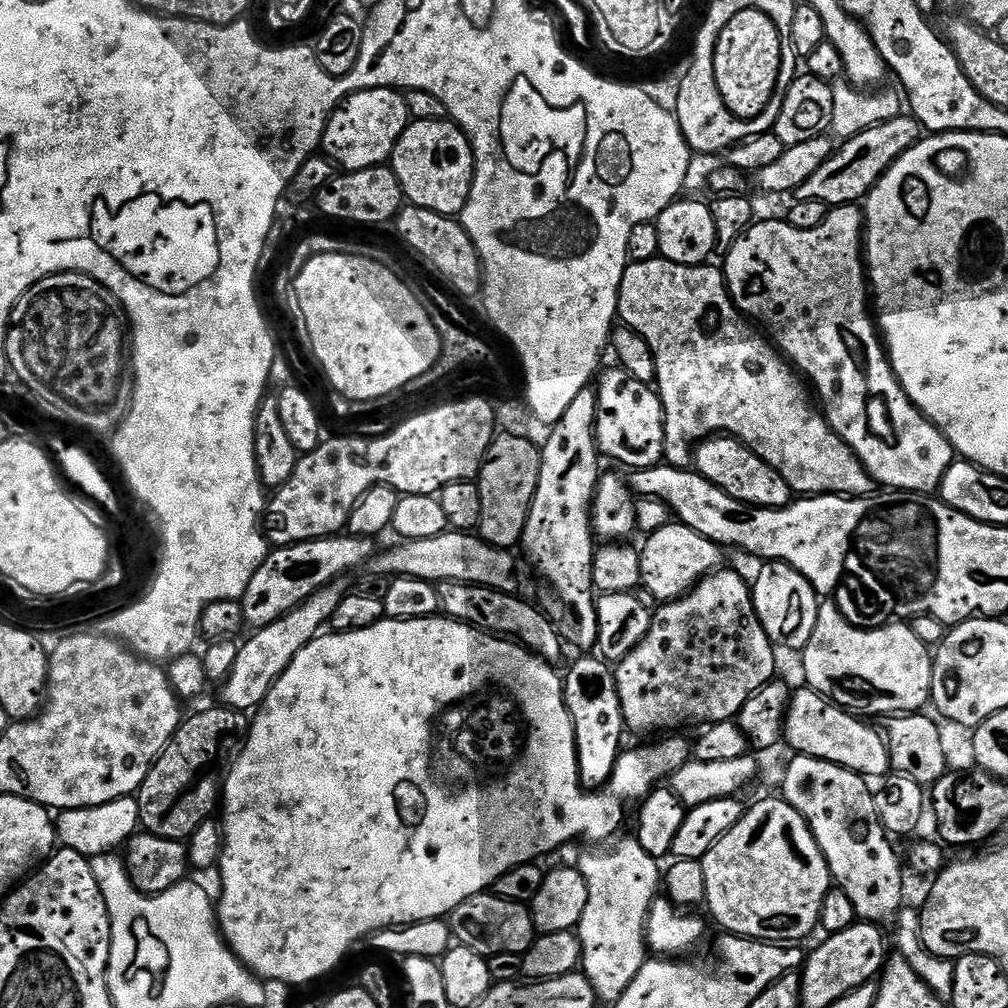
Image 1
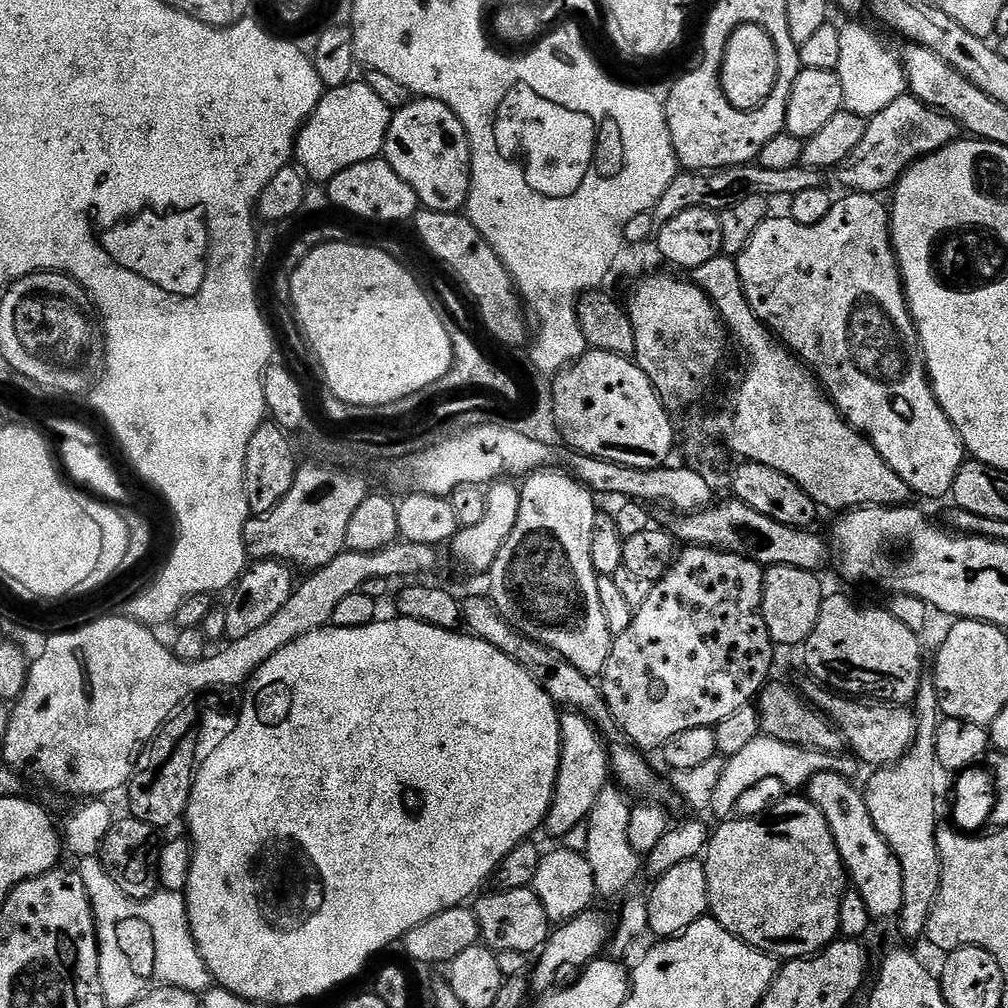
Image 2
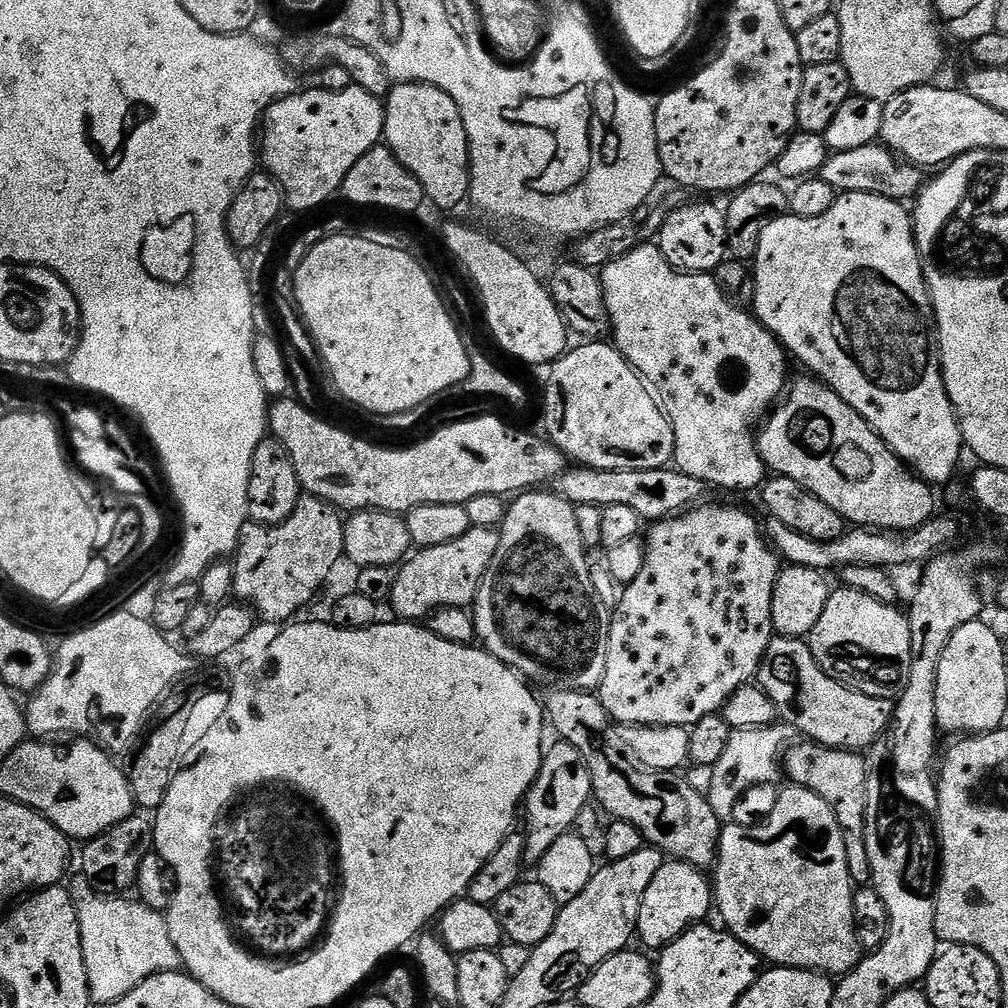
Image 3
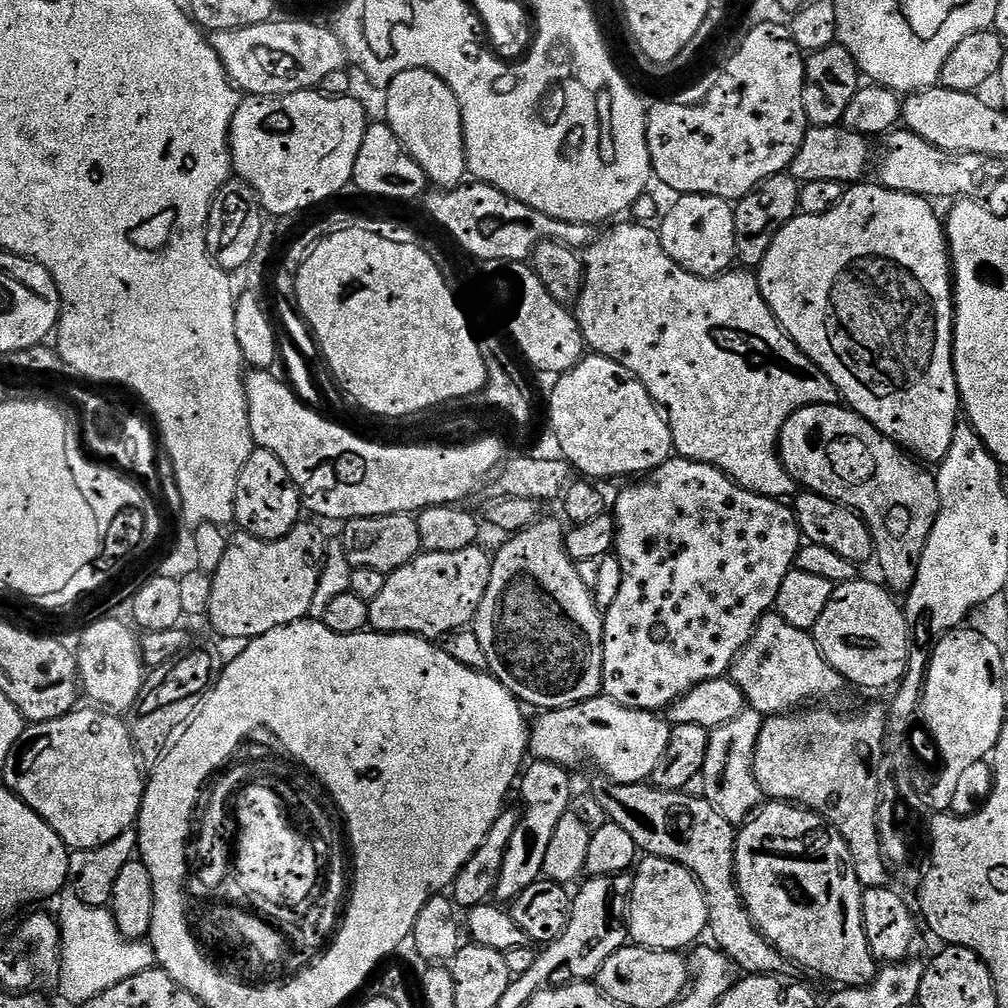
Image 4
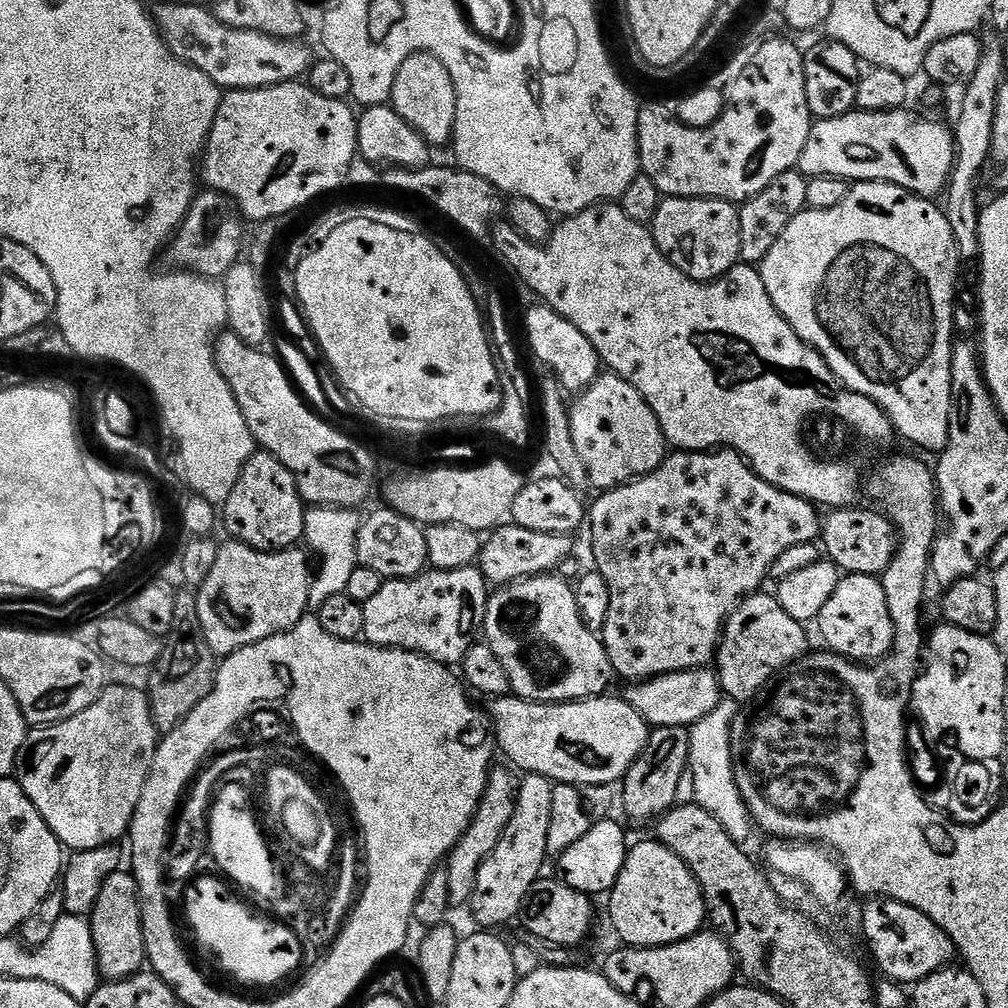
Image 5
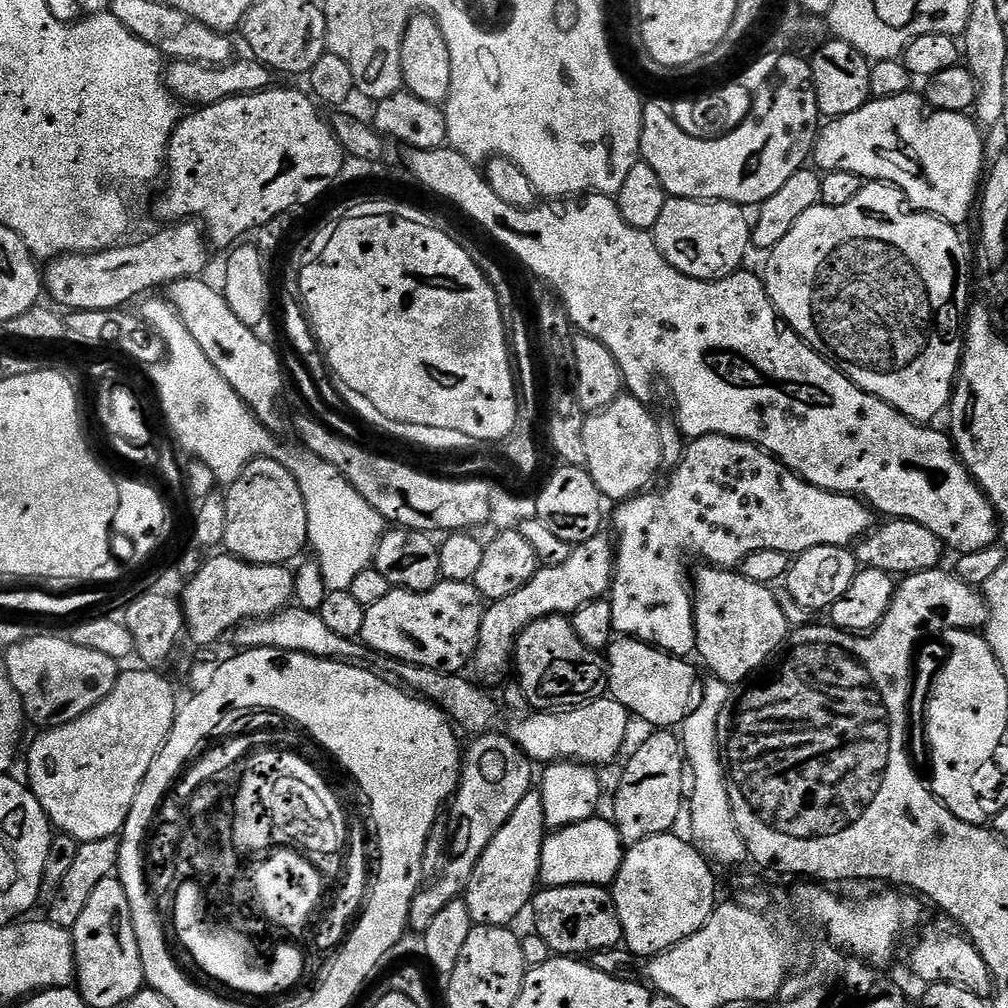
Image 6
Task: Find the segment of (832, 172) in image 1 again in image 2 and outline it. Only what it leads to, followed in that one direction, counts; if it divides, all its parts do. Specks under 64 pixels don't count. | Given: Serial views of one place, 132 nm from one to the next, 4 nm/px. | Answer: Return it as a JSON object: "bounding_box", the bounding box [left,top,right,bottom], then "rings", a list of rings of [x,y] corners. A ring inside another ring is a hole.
{"bounding_box":[834,94,962,194],"rings":[[[905,94],[894,98],[886,110],[874,114],[866,126],[866,134],[862,134],[862,142],[858,142],[857,148],[852,151],[842,162],[834,169],[834,176],[838,183],[852,194],[884,194],[889,190],[895,189],[899,179],[916,163],[917,160],[923,160],[925,156],[932,156],[938,150],[942,150],[947,144],[956,143],[961,135],[962,129],[949,116],[926,106],[920,99],[911,94]]]}

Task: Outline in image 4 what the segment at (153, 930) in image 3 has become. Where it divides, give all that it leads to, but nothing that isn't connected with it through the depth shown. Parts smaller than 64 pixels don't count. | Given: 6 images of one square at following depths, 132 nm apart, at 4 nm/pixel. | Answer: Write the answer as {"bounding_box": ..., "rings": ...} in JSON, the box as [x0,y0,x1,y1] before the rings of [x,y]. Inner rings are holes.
{"bounding_box":[59,890,157,1006],"rings":[[[71,890],[65,891],[59,900],[60,992],[70,1003],[83,1006],[90,998],[98,998],[98,994],[110,990],[110,986],[118,986],[118,982],[126,982],[126,978],[134,978],[134,974],[157,967],[151,944],[127,940],[108,908],[90,906]]]}

